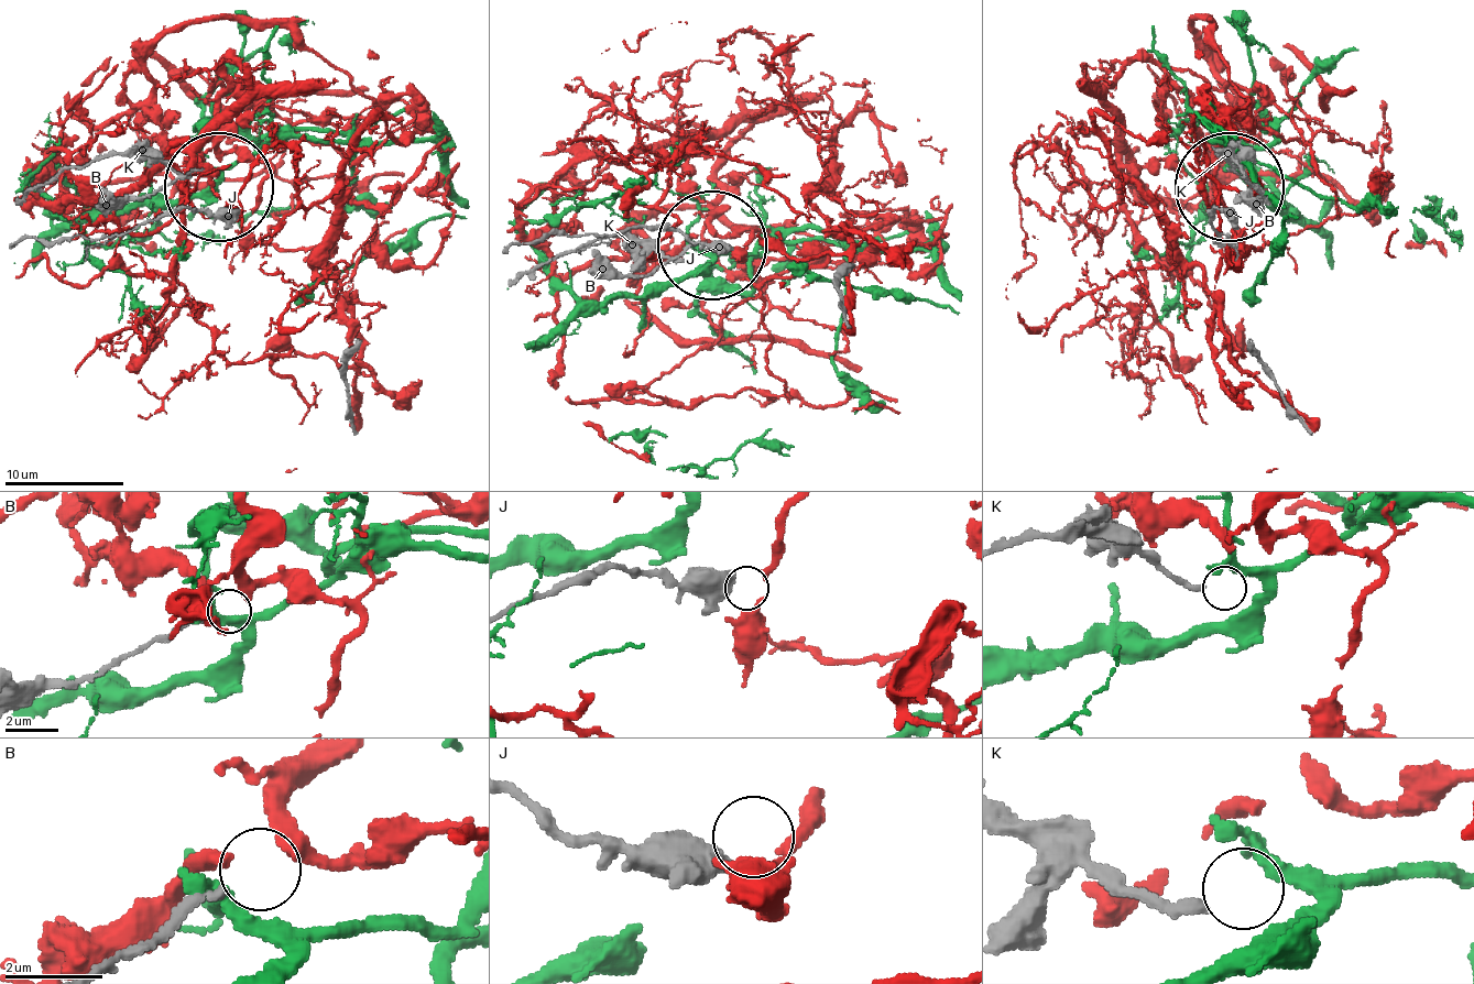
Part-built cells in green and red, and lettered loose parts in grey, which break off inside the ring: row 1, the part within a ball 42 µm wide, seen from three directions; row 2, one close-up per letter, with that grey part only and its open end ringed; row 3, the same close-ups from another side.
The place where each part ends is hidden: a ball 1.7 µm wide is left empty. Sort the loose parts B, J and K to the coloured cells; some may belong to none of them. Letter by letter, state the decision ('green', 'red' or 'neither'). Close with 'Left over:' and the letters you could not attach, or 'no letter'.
B: neither
J: red
K: neither
Left over: B, K

